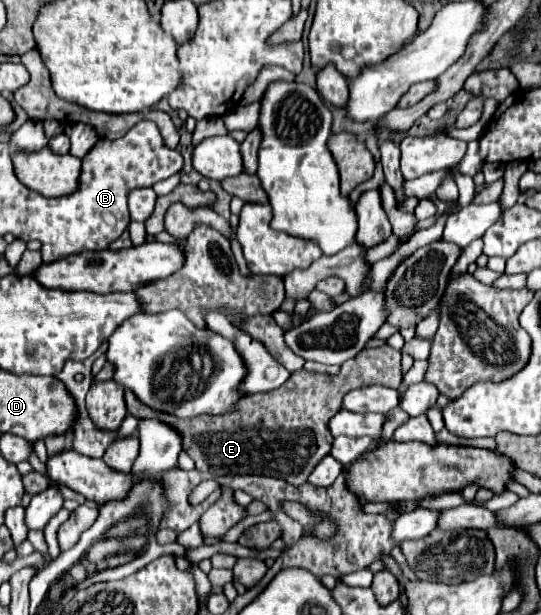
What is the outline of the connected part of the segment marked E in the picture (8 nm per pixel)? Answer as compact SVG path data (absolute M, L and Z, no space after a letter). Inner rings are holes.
M386 346L386 360L382 360L378 368L384 370L384 362L388 362L388 376L378 376L378 372L374 372L374 368L368 364L342 364L340 370L340 366L306 362L304 370L294 372L278 390L270 390L266 394L250 394L240 400L236 412L228 412L218 418L200 416L180 420L174 414L164 414L146 408L130 390L126 390L126 406L128 414L132 414L138 420L156 418L164 424L170 424L182 436L182 450L196 462L196 468L200 472L210 472L214 476L266 474L300 486L306 482L316 464L330 452L334 438L326 424L340 410L340 402L346 392L370 384L382 384L398 390L400 384L410 386L414 382L424 380L424 374L428 370L426 360L416 360L402 380L400 350L394 350L390 346ZM316 372L338 376L322 376Z

